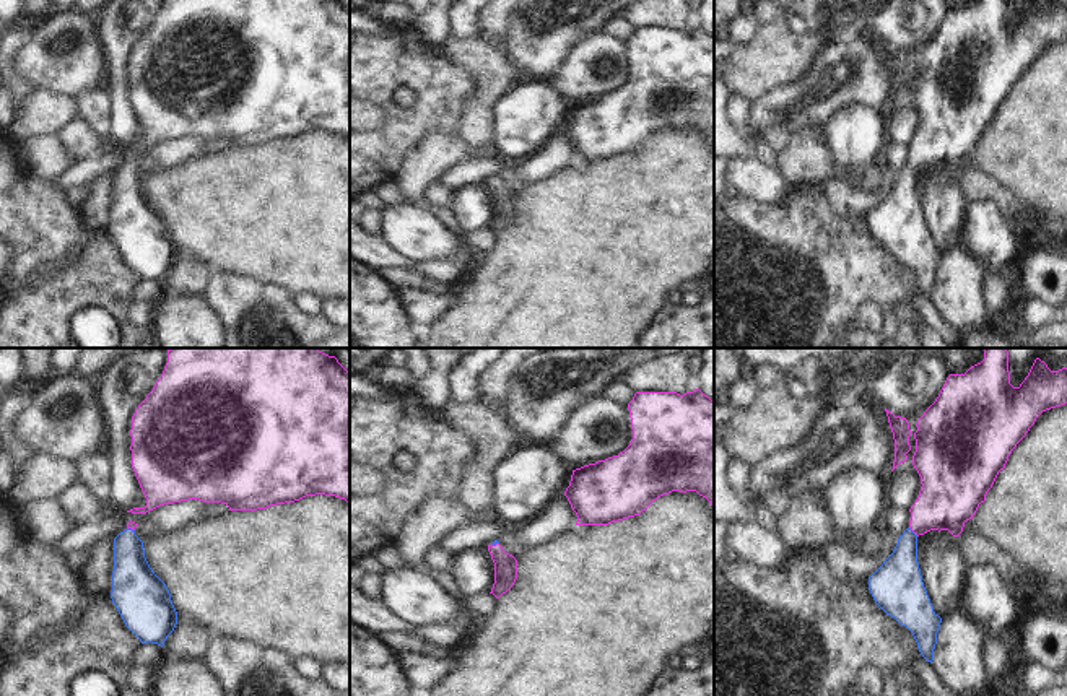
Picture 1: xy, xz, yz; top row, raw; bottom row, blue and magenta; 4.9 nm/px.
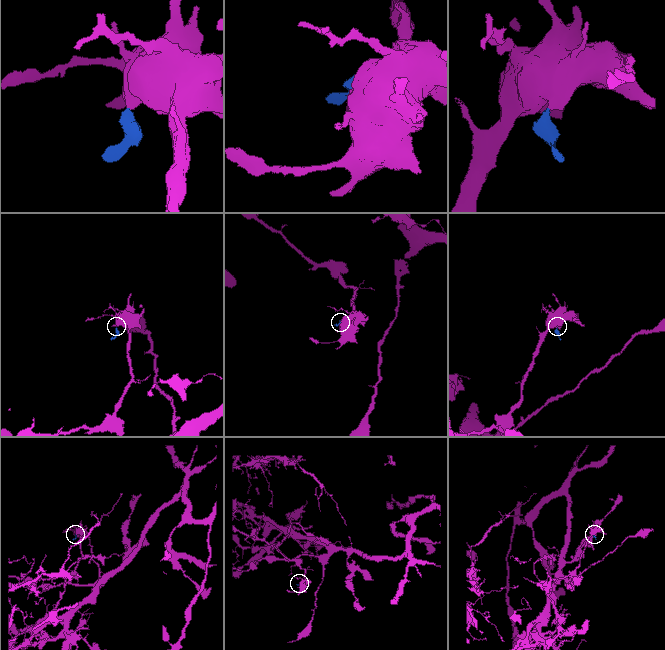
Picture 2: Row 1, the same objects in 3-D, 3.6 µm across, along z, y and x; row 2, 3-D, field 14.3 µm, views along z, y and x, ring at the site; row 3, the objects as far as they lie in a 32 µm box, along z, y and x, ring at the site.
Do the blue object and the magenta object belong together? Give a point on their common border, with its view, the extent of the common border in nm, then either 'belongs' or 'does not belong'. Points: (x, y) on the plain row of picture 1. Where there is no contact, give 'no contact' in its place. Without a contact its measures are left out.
yz (913, 168) | 60 nm | belongs

